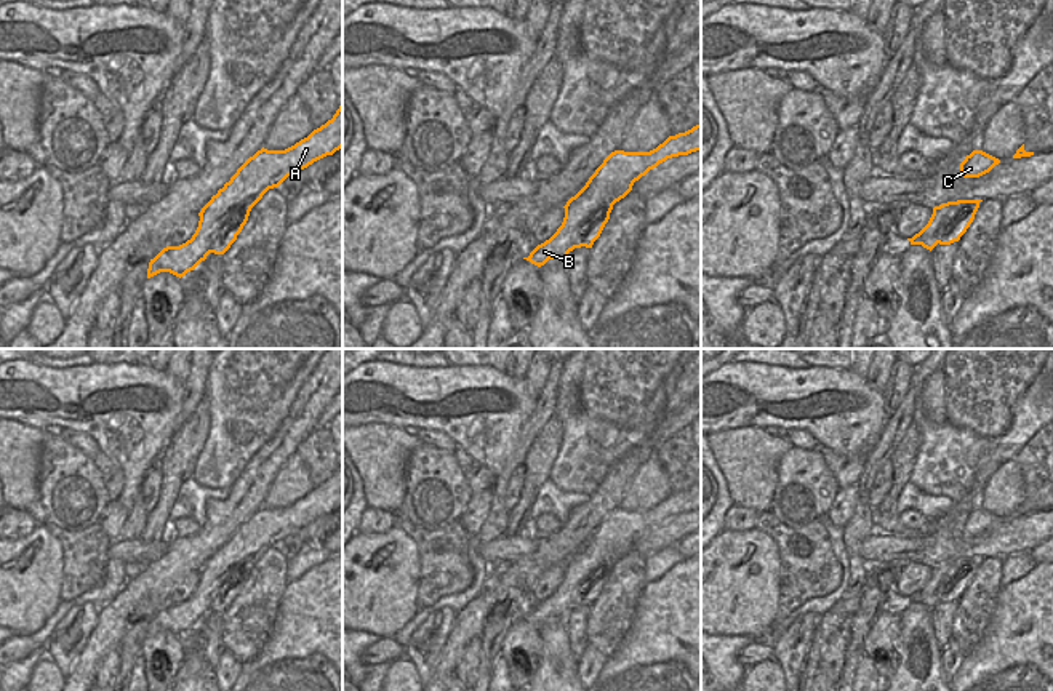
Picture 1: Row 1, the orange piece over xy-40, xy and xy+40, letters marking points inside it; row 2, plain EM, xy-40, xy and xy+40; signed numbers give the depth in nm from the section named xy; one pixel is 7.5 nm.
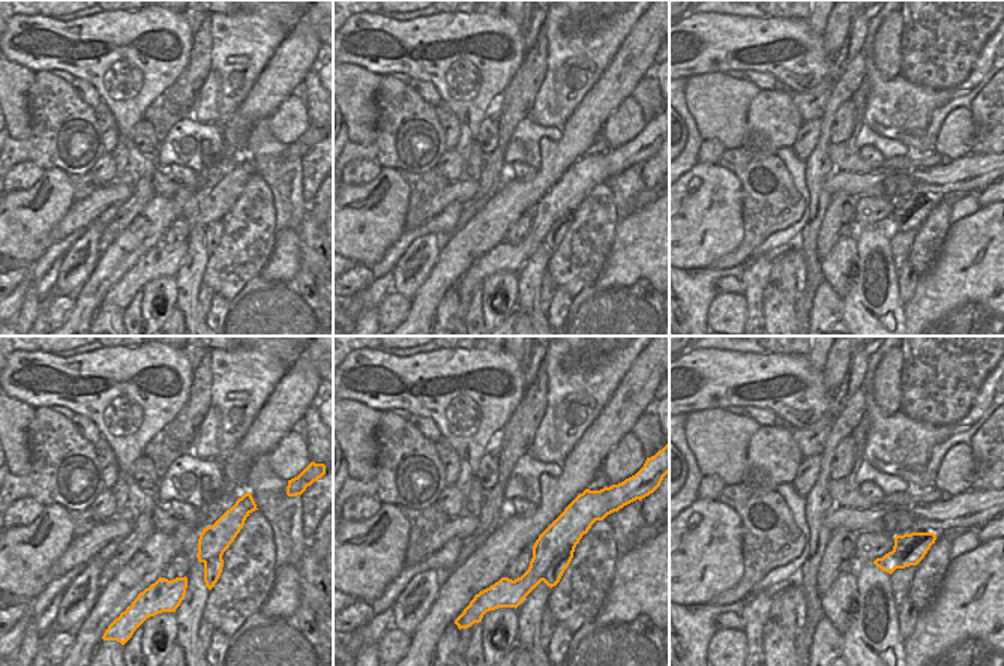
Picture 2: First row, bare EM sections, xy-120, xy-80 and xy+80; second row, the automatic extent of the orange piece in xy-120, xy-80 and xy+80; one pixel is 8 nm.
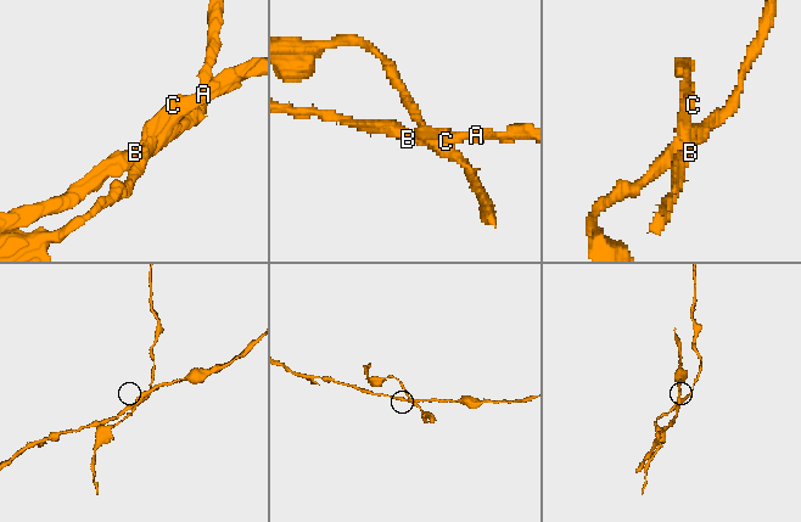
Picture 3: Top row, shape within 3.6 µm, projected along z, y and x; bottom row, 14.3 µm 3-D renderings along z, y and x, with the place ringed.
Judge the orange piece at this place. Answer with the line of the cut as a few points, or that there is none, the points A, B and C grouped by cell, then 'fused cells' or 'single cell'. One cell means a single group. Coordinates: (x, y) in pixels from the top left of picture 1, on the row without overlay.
cut in xy along (612, 563), (599, 578), (584, 581), (580, 586), (573, 605); A C / B; fused cells

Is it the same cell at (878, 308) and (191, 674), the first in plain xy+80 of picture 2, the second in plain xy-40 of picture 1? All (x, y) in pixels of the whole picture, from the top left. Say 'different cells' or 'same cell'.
same cell

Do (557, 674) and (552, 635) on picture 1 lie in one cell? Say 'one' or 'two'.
one

